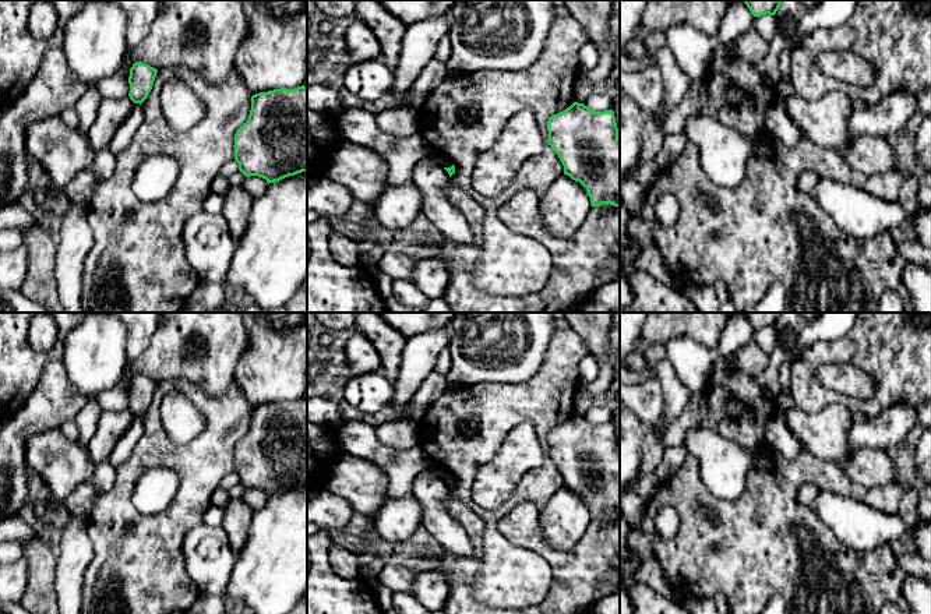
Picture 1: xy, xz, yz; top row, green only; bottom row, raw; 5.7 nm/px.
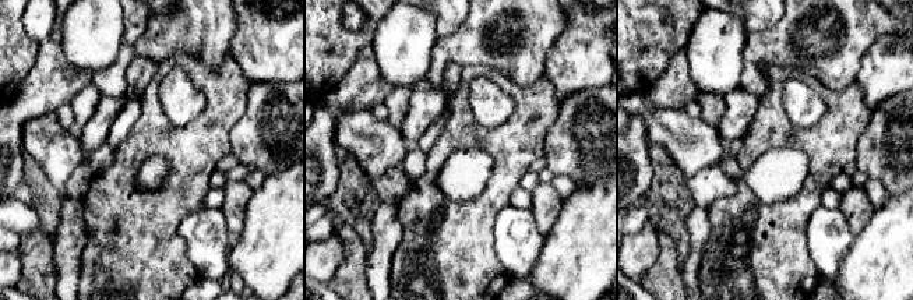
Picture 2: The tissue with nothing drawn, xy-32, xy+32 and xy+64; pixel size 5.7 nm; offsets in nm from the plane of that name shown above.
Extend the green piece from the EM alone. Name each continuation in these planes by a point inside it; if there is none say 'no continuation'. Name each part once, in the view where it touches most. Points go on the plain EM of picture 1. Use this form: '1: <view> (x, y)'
no continuation

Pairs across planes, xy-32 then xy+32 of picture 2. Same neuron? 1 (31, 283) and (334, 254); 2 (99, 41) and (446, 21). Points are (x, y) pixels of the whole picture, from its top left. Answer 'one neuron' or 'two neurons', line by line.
1: two neurons
2: two neurons

